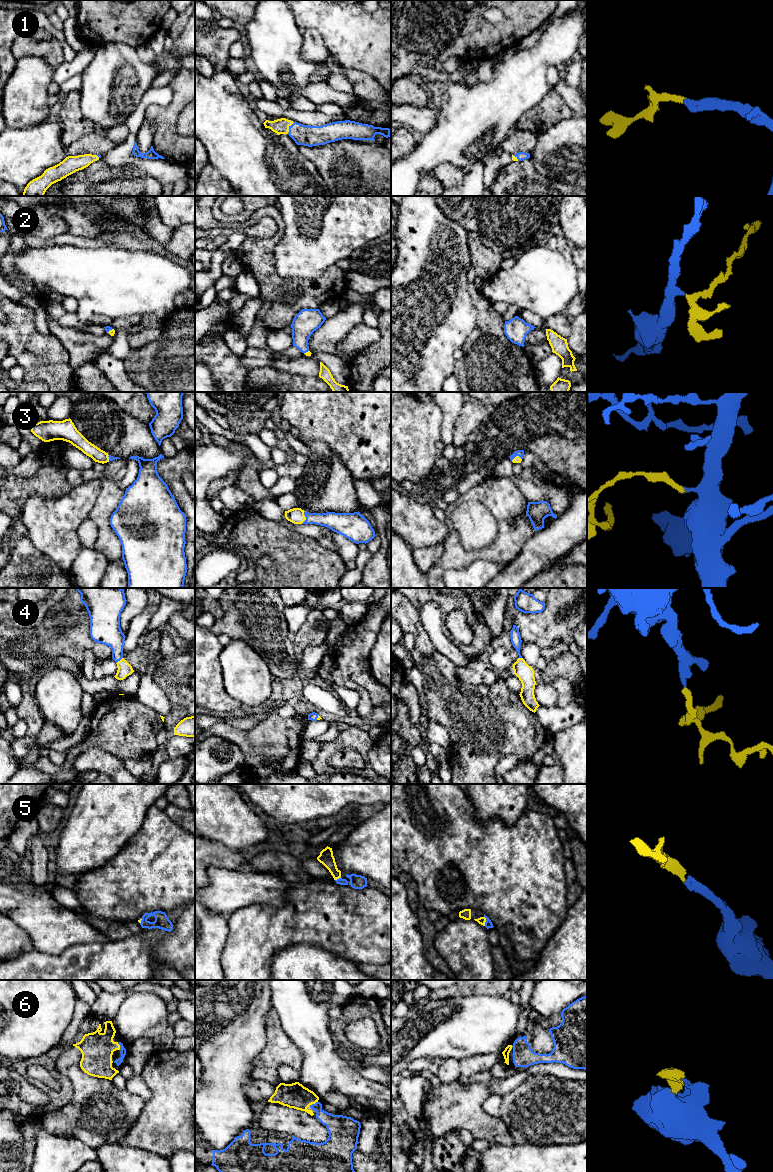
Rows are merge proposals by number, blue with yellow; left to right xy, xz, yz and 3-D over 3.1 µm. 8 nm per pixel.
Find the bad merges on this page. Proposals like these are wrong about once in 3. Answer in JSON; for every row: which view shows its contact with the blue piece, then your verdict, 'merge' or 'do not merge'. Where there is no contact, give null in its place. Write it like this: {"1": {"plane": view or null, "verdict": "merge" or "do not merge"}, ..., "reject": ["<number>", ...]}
{"1": {"plane": "xz", "verdict": "merge"}, "2": {"plane": "xy", "verdict": "merge"}, "3": {"plane": "xz", "verdict": "merge"}, "4": {"plane": "xy", "verdict": "merge"}, "5": {"plane": "yz", "verdict": "merge"}, "6": {"plane": "xz", "verdict": "merge"}, "reject": []}

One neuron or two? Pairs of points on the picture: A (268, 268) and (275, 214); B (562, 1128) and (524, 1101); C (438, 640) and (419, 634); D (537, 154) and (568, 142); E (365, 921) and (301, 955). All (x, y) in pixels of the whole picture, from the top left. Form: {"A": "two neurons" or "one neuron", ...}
{"A": "one neuron", "B": "one neuron", "C": "two neurons", "D": "one neuron", "E": "two neurons"}

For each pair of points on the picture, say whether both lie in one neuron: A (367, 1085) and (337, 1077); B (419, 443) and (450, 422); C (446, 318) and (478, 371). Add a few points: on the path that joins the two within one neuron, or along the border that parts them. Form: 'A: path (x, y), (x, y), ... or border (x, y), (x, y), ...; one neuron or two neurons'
A: path (360, 1085), (353, 1085), (344, 1079); one neuron
B: border (438, 406), (442, 414), (440, 439); two neurons
C: border (465, 342), (462, 346); two neurons

